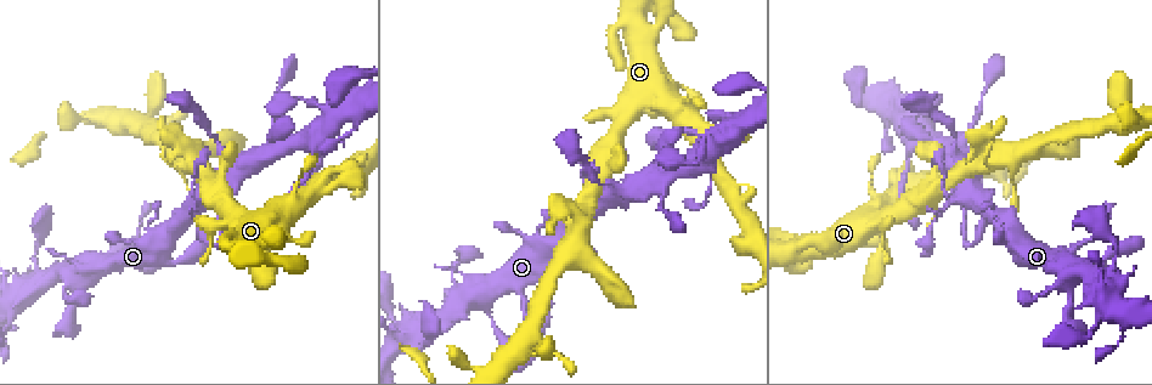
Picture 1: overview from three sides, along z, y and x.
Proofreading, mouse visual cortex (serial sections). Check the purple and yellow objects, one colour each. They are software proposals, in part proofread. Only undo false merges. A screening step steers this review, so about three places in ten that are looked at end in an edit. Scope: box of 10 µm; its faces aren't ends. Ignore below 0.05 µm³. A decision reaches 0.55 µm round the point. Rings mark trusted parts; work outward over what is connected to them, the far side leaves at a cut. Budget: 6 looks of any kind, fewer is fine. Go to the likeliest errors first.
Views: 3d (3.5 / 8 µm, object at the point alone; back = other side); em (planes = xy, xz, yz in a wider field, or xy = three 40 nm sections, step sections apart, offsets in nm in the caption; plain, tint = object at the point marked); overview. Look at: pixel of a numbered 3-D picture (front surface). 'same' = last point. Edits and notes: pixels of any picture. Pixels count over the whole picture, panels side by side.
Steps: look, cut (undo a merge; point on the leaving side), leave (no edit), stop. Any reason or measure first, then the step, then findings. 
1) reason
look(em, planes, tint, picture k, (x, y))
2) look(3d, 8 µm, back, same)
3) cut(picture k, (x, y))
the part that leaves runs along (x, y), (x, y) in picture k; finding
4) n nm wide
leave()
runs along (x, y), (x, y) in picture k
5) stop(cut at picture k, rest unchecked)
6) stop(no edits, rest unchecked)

small branch off a trunk
look(em, xy, step 1, tint, picture 1, (77, 280))

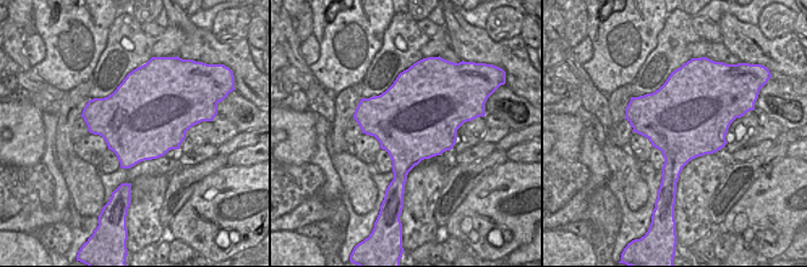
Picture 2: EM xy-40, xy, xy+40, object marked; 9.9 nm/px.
wider look
look(3d, 3.5 µm, same)

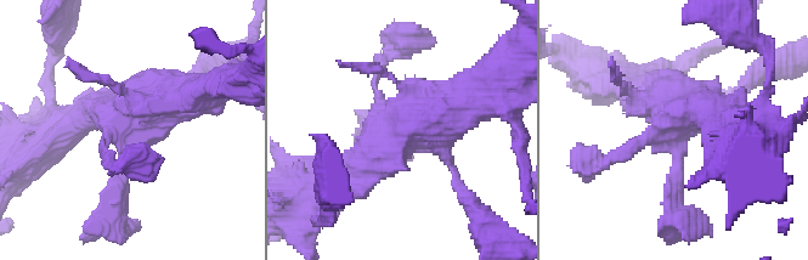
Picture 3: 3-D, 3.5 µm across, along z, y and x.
leave()
runs along (487, 89), (408, 125), (349, 173) in picture 3; all the same cell

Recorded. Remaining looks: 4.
four or more arms meet
look(3d, 3.5 µm, picture 1, (312, 144))

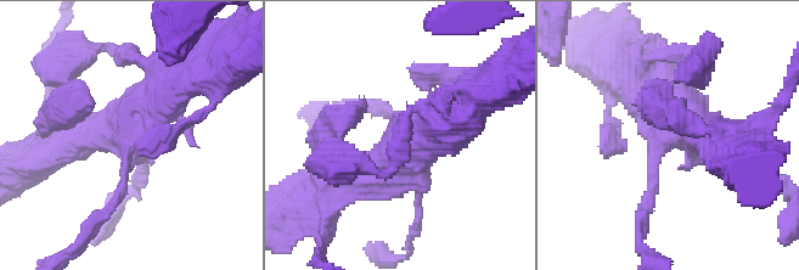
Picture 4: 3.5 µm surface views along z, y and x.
now the EM
look(em, planes, tint, picture 4, (668, 139))

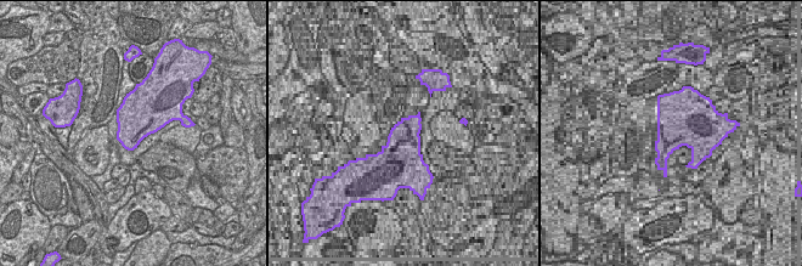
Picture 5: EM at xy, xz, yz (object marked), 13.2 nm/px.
leave()
one cell here

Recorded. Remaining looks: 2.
narrows sharply
look(em, xy, step 5, tint, picture 1, (965, 220))

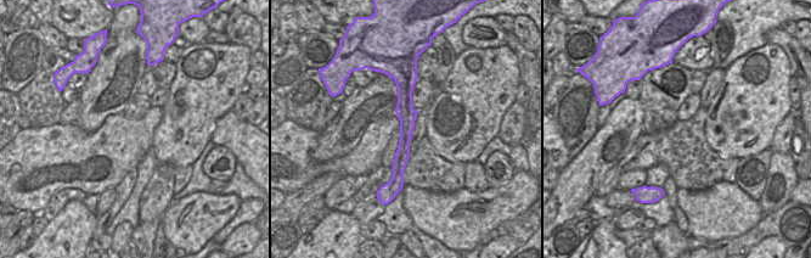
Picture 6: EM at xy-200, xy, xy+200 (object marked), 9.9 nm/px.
wider look
look(3d, 3.5 µm, same)

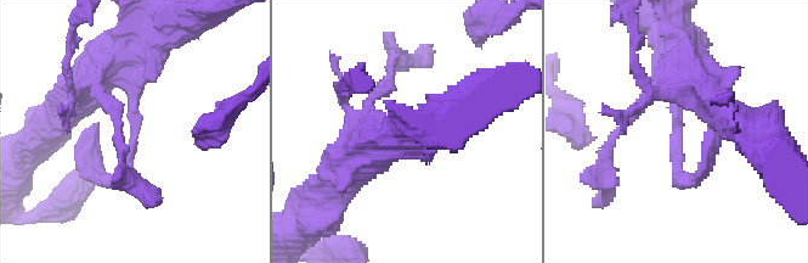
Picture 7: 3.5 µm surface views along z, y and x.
cut(picture 7, (676, 172))
the part that leaves runs along (677, 121), (683, 182), (708, 151) in picture 7; two cells meet here

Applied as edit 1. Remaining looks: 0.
stop(cut at picture 7, rest unchecked)

